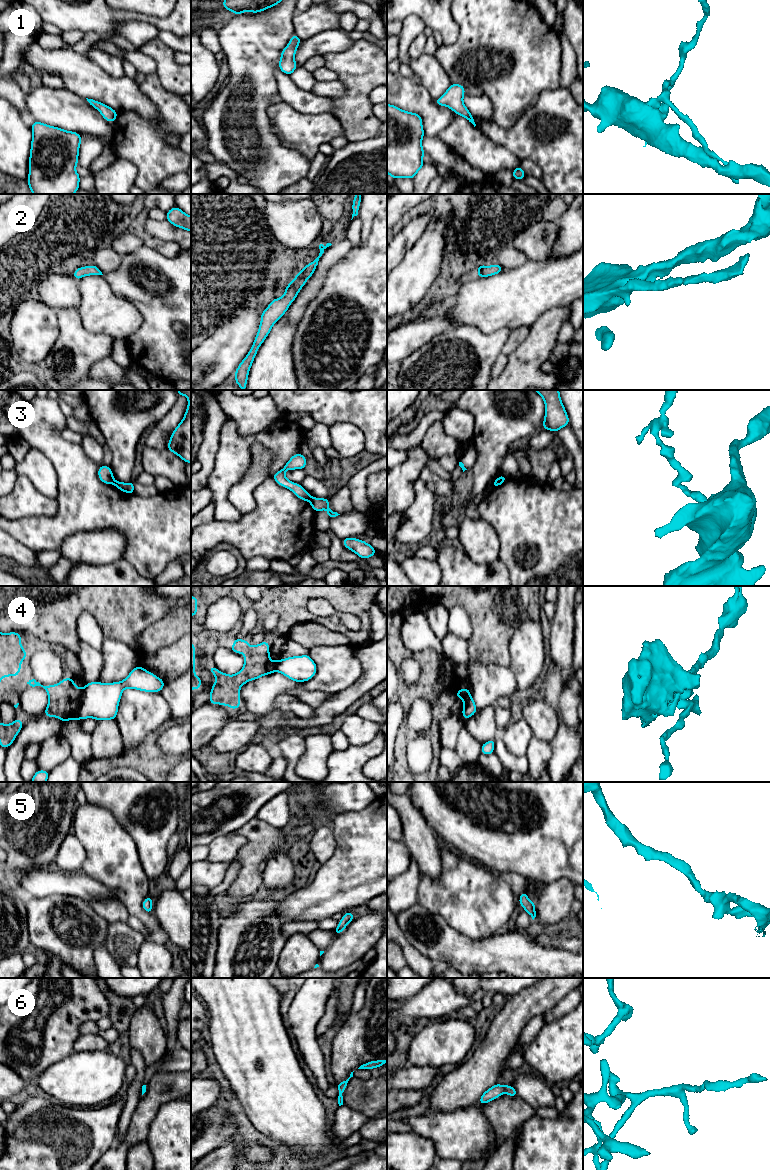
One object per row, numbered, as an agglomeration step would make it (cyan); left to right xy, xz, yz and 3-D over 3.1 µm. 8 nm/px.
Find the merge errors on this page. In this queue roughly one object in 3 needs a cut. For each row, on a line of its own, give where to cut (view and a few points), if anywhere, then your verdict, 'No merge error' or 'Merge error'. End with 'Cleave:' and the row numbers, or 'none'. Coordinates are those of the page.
1: No split. No merge error
2: No split. No merge error
3: Split along xz (311, 497), (308, 500). Merge error
4: Split along xy (82, 689), (74, 718). Merge error
5: No split. No merge error
6: No split. No merge error
Cleave: 3, 4

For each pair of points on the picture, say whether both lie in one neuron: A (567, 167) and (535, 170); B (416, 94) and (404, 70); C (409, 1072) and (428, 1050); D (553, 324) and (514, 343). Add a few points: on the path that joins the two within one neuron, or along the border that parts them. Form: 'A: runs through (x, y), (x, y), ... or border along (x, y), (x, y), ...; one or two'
A: border along (521, 159), (532, 160), (540, 168), (542, 177); two
B: border along (399, 72), (414, 79); two
C: border along (408, 1063), (414, 1066), (435, 1066), (437, 1068); two
D: border along (530, 328), (526, 338), (509, 355); two

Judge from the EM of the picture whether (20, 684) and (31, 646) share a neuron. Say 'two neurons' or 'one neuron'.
one neuron

